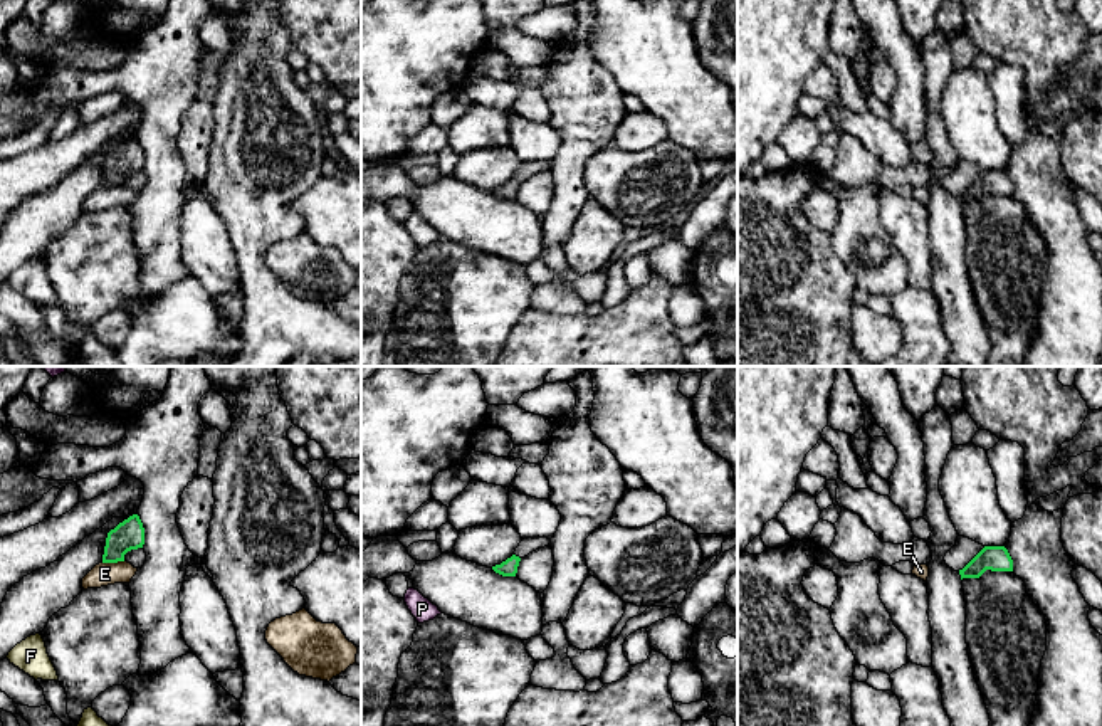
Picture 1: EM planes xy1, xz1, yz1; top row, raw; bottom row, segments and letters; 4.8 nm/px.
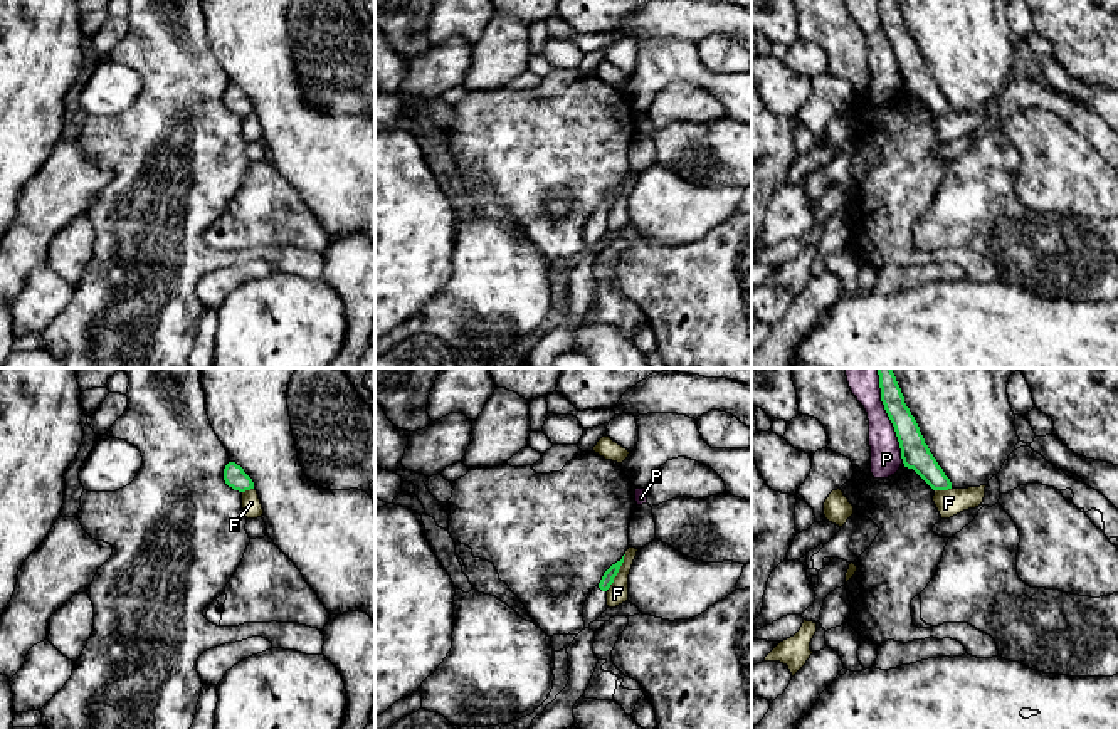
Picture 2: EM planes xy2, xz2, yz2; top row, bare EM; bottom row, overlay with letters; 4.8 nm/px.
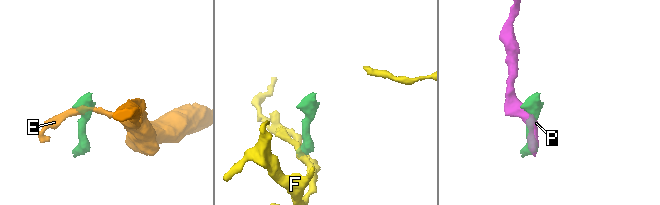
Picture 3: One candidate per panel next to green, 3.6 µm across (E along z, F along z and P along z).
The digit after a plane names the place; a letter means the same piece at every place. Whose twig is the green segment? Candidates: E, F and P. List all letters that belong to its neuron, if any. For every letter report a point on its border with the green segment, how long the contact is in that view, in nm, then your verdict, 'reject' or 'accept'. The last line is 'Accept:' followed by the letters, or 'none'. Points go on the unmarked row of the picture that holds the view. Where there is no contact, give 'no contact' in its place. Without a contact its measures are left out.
E: contact xy1 (113, 185); length 110 nm; reject
F: contact xz2 (617, 195); length 190 nm; reject
P: contact yz2 (890, 42); length 440 nm; reject
Accept: none

